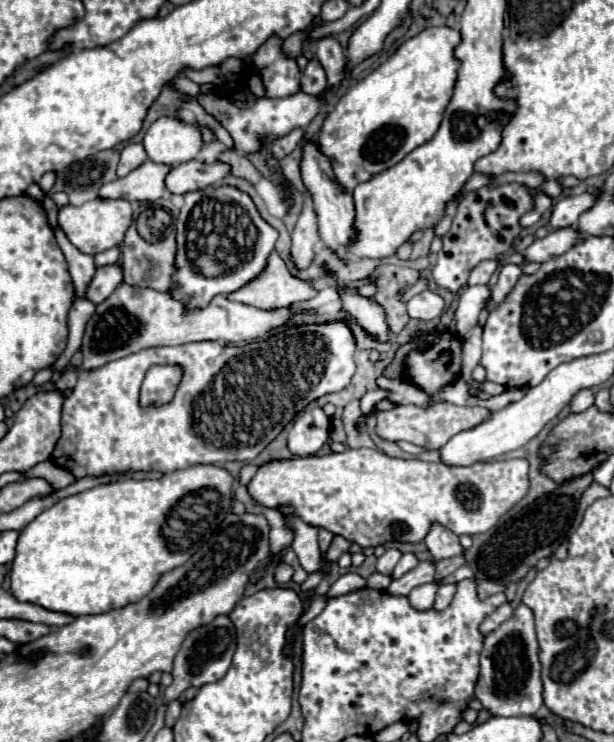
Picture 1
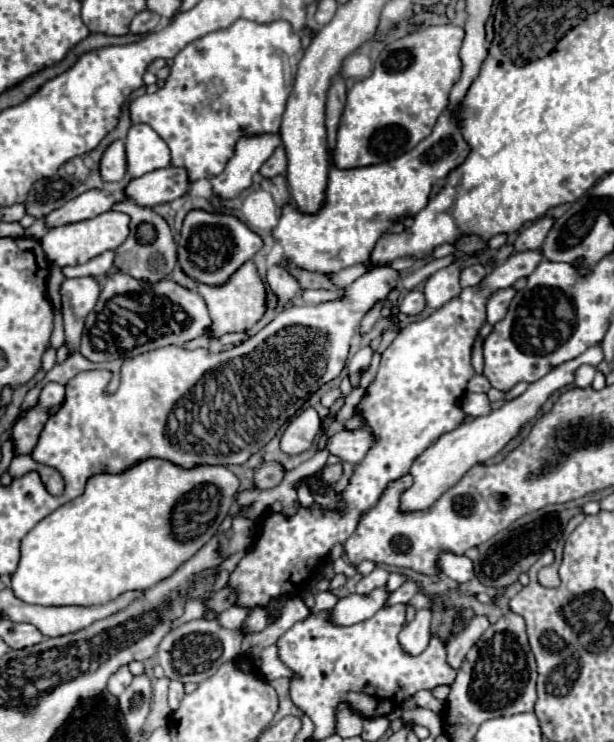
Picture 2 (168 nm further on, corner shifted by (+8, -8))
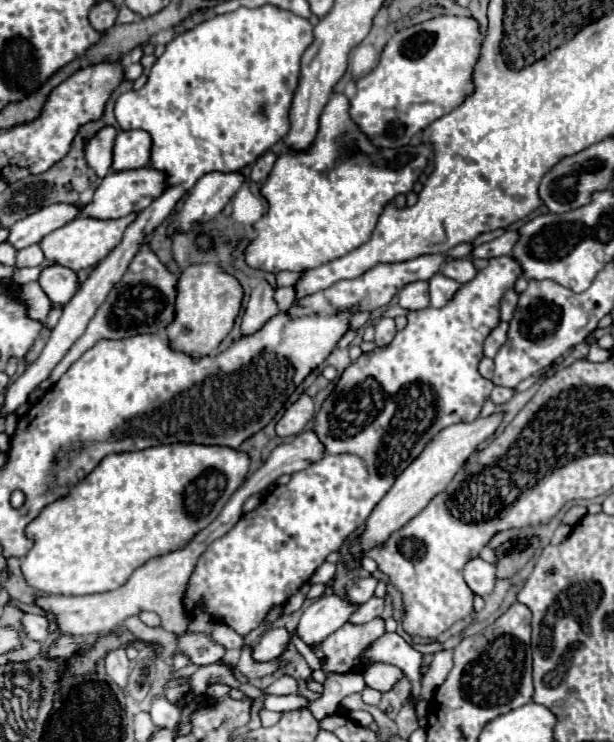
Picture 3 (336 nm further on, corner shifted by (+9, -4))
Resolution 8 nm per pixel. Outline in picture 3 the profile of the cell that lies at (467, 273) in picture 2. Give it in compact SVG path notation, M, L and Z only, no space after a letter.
M459 258L459 260L451 260L447 262L441 272L447 276L447 278L453 278L455 282L459 284L465 284L469 280L475 278L477 274L477 268L473 266L473 260L471 258Z

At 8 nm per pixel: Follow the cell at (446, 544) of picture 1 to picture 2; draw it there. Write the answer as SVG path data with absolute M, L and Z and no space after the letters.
M440 554L440 570L456 580L458 584L464 584L464 582L470 582L476 578L474 574L474 564L470 558L466 556L456 556L456 554Z

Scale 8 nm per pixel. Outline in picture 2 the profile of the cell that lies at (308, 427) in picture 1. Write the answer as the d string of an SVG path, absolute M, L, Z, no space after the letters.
M306 408L298 414L282 434L282 450L288 454L306 452L320 432L320 416L314 408Z

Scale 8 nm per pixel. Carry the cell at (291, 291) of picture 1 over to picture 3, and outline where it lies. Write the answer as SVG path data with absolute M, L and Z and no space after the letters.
M215 260L203 264L187 266L179 276L179 296L177 296L177 316L171 326L167 326L167 338L171 348L191 354L193 358L215 354L221 340L231 332L235 318L243 302L241 282L225 272Z

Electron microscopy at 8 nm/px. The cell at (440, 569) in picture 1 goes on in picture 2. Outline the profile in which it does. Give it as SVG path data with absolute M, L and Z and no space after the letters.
M402 584L398 590L394 590L388 598L386 598L386 602L384 602L384 606L392 606L392 604L396 604L396 602L402 602L402 604L406 604L412 596L416 594L416 584Z

